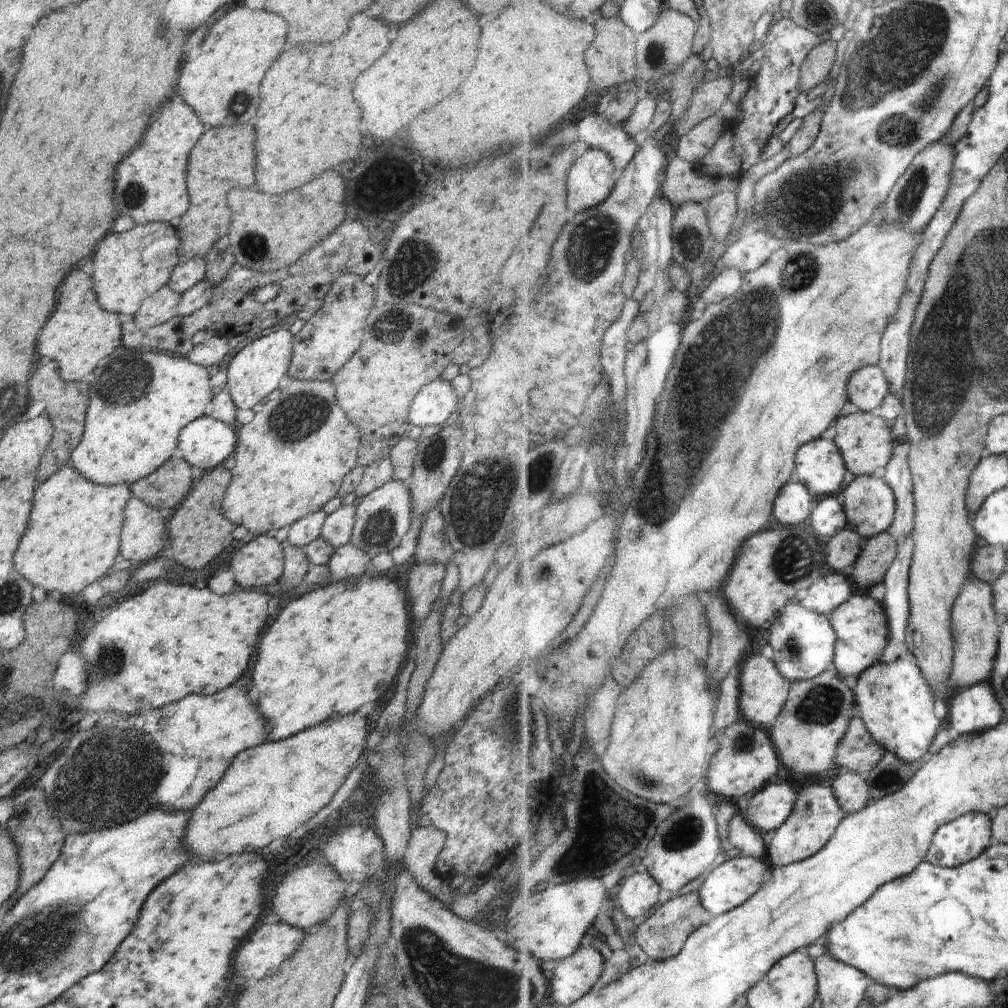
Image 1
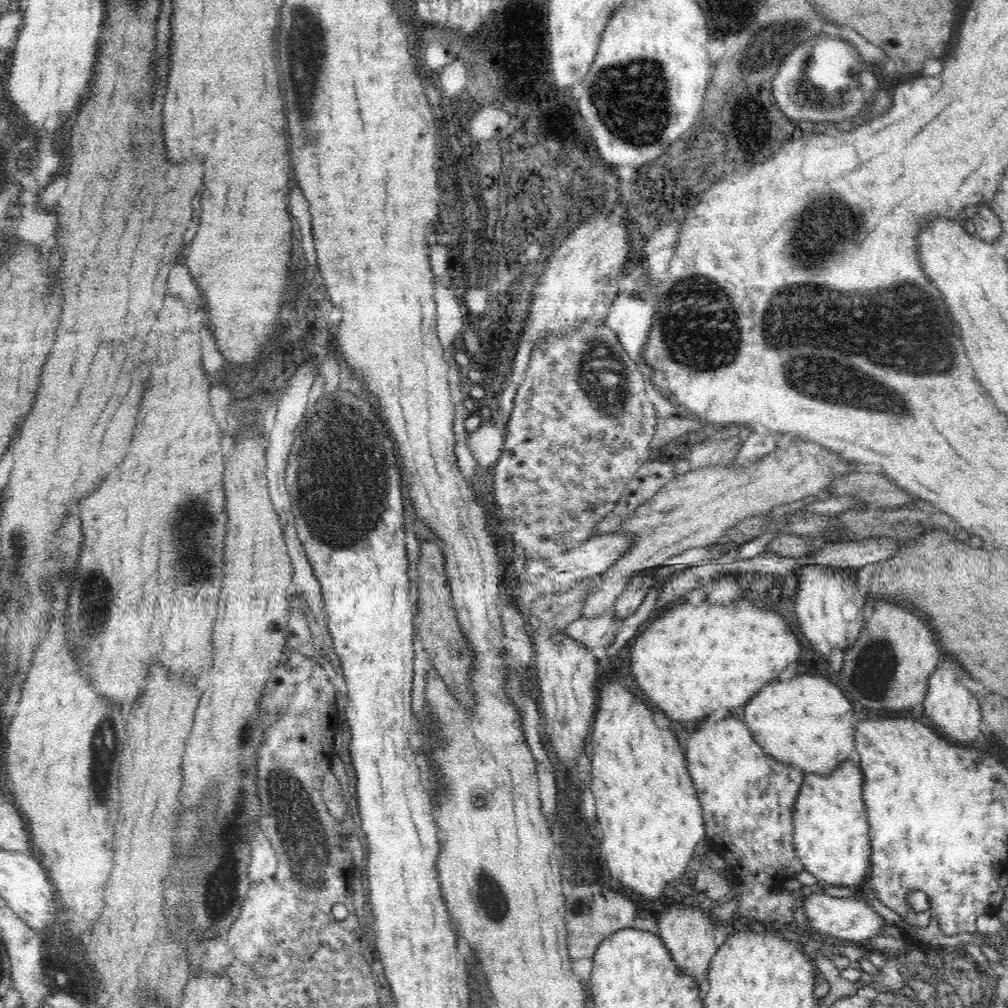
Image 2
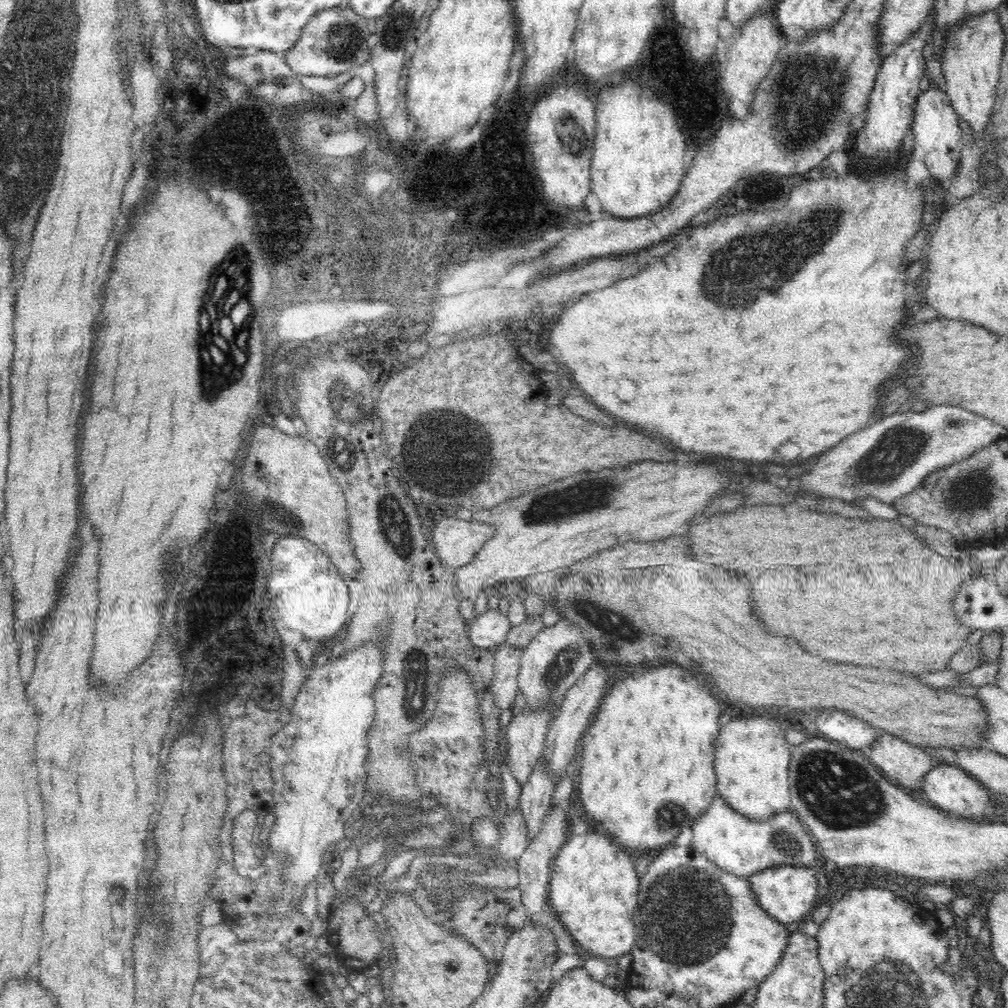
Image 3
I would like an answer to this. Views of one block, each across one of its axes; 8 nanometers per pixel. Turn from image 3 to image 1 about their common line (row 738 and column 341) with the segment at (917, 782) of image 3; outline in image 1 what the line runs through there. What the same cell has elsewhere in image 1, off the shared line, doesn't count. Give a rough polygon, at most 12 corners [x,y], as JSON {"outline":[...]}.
{"outline":[[328,862],[289,866],[272,898],[281,922],[307,932],[346,900]]}

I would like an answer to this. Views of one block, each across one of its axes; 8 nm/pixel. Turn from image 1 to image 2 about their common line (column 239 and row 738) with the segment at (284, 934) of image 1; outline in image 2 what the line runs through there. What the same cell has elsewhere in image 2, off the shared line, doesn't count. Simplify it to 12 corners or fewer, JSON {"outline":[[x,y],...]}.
{"outline":[[956,660],[928,680],[924,716],[946,739],[982,739],[980,702]]}

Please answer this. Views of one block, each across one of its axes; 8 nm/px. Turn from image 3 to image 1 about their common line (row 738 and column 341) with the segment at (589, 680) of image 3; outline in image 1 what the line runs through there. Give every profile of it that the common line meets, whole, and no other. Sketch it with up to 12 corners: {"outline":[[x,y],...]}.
{"outline":[[348,541],[327,567],[334,582],[367,574],[371,559]]}

